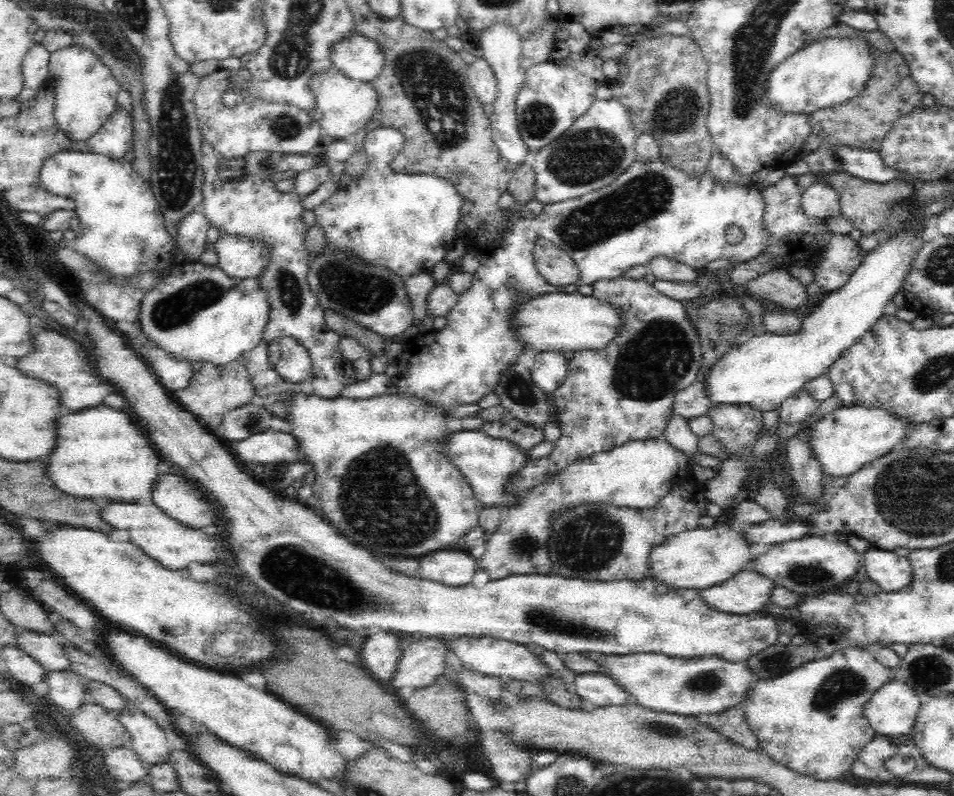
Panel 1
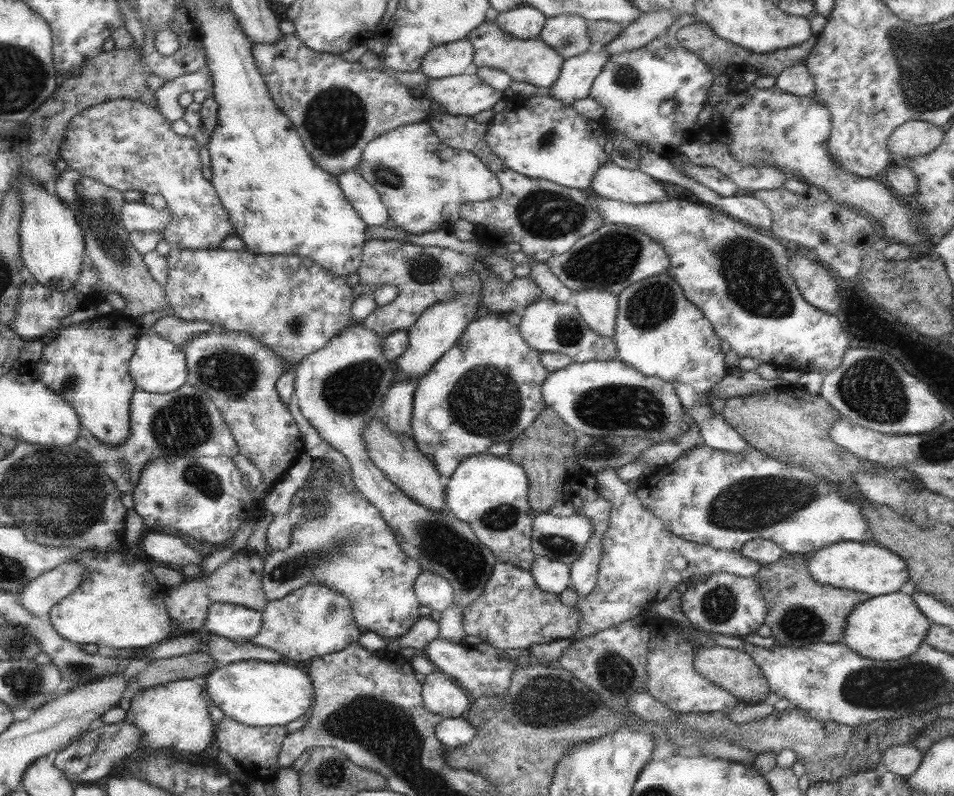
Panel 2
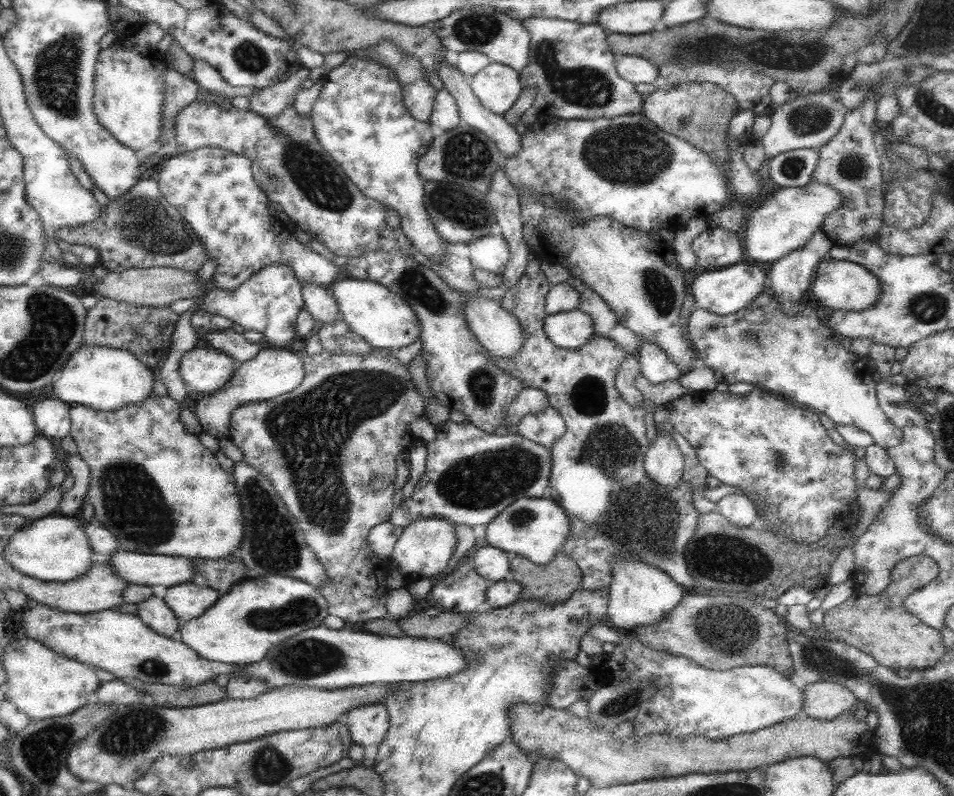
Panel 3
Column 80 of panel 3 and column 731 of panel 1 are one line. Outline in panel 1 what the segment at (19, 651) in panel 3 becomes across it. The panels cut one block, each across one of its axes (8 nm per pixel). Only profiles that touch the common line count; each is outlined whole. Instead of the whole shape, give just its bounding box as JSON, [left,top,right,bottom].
[588,654,758,716]

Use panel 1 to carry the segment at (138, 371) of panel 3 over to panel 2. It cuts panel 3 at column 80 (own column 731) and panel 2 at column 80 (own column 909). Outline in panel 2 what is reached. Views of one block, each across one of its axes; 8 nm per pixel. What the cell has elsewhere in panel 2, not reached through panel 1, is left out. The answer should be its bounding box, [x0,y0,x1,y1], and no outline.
[19,182,85,292]

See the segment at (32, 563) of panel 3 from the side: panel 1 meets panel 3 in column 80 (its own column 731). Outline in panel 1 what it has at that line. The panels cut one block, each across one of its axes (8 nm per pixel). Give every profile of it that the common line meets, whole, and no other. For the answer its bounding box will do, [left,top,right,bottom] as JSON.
[650,524,752,590]

